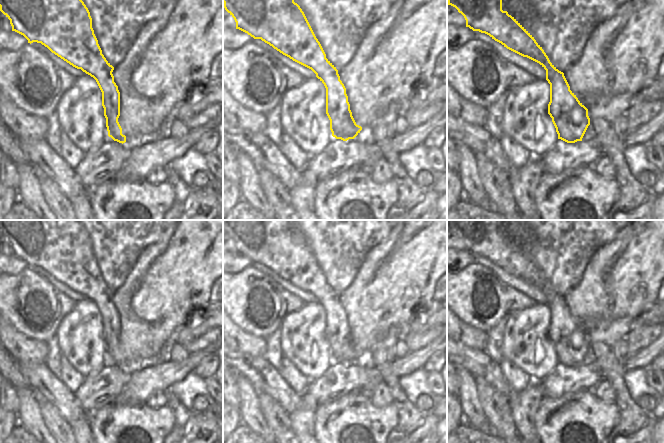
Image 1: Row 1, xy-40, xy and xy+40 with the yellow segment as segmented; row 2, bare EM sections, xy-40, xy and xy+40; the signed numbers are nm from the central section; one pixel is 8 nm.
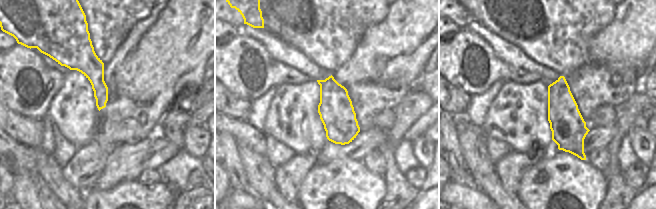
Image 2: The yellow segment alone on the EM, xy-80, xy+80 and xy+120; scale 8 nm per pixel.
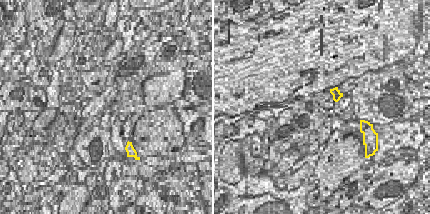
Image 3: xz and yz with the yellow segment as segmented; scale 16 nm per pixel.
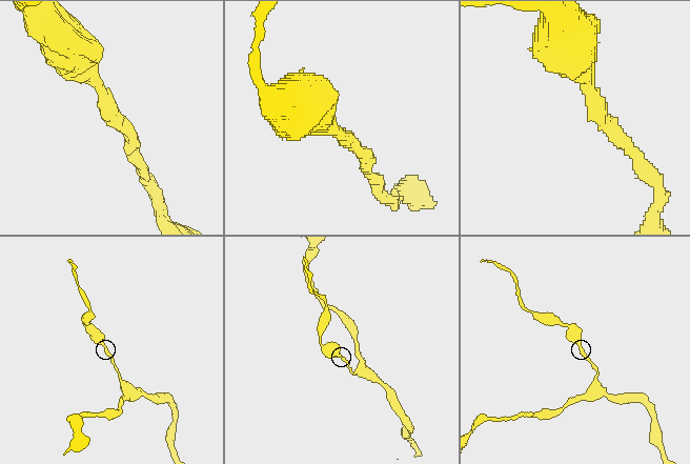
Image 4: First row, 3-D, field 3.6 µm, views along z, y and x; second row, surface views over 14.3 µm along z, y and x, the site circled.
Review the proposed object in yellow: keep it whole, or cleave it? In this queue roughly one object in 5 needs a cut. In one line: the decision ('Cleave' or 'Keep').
Keep.

